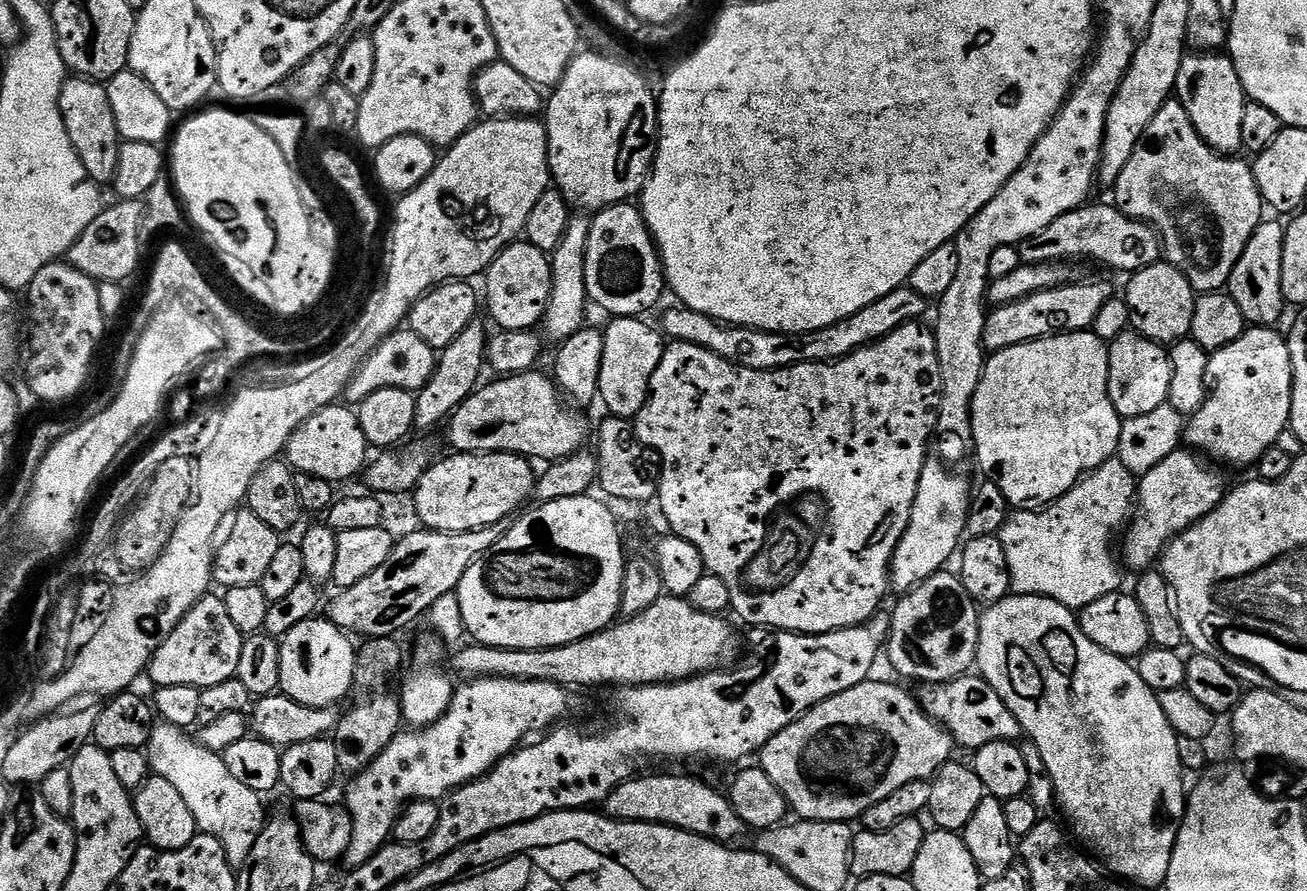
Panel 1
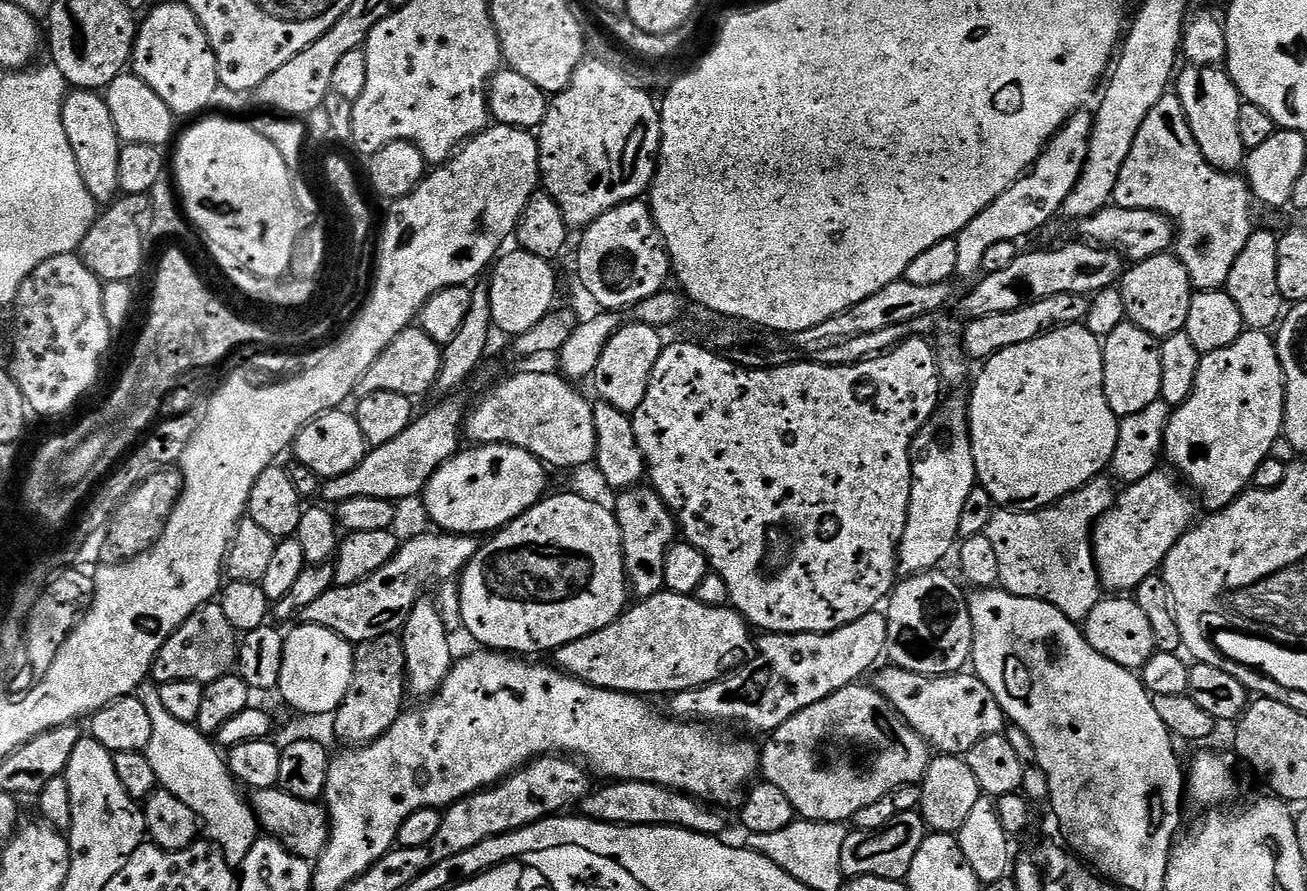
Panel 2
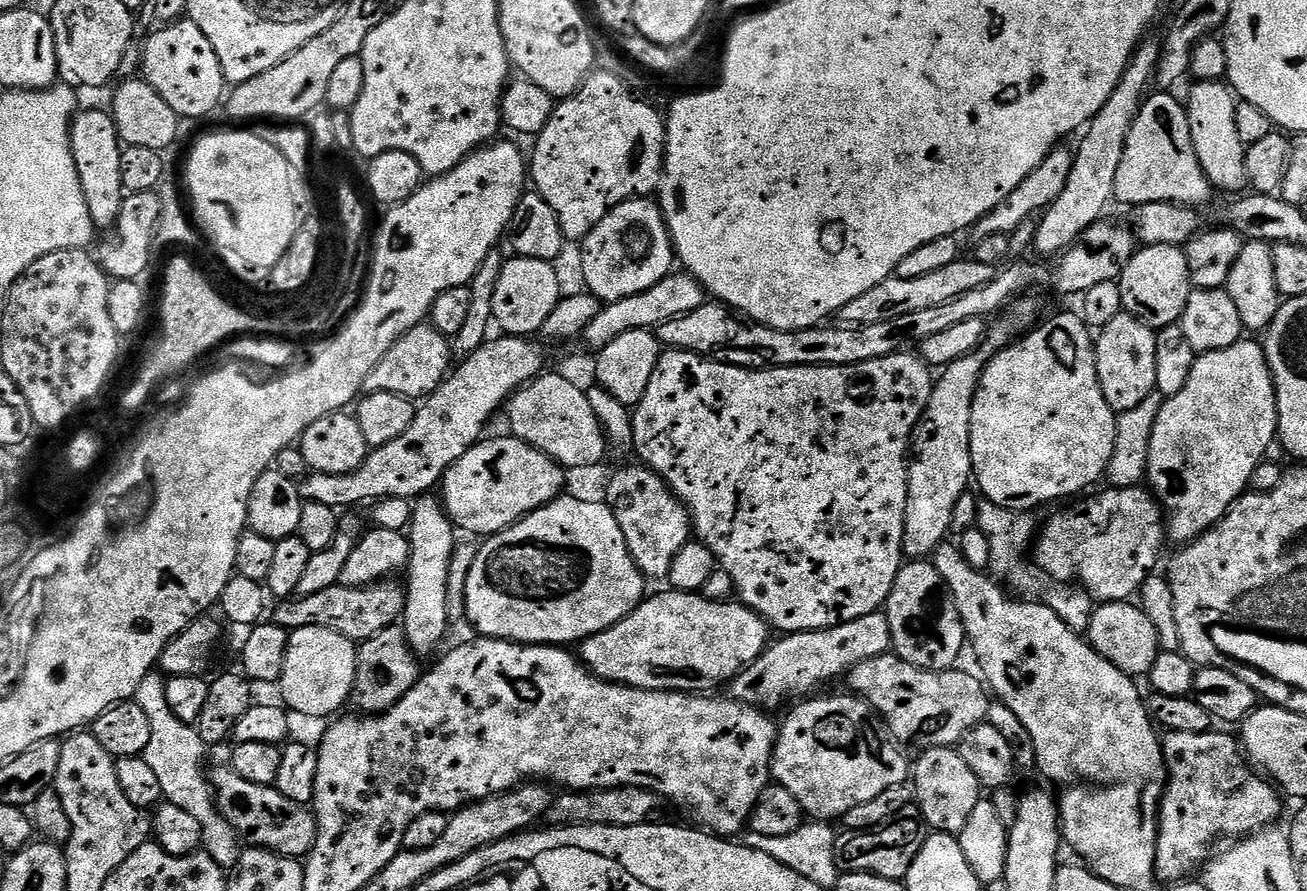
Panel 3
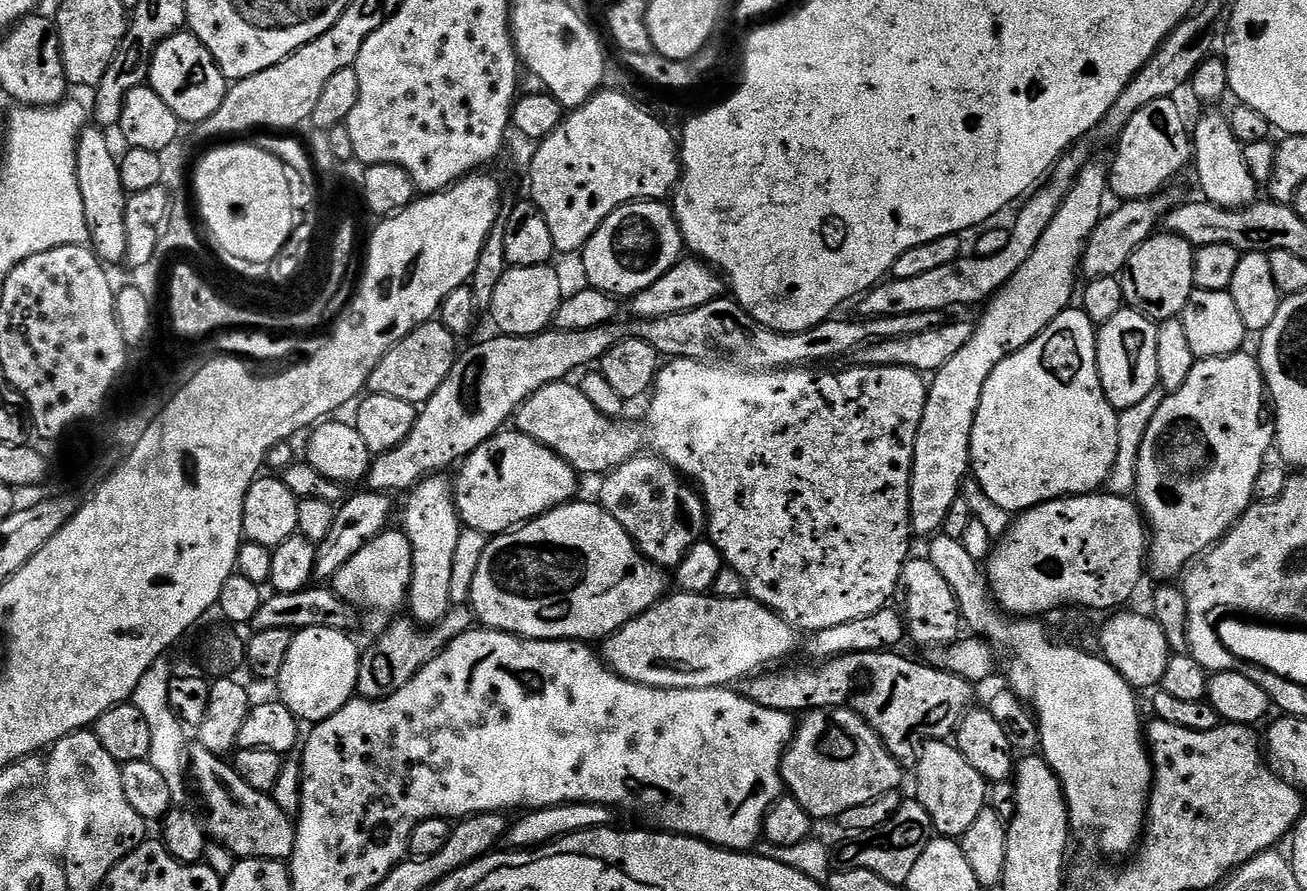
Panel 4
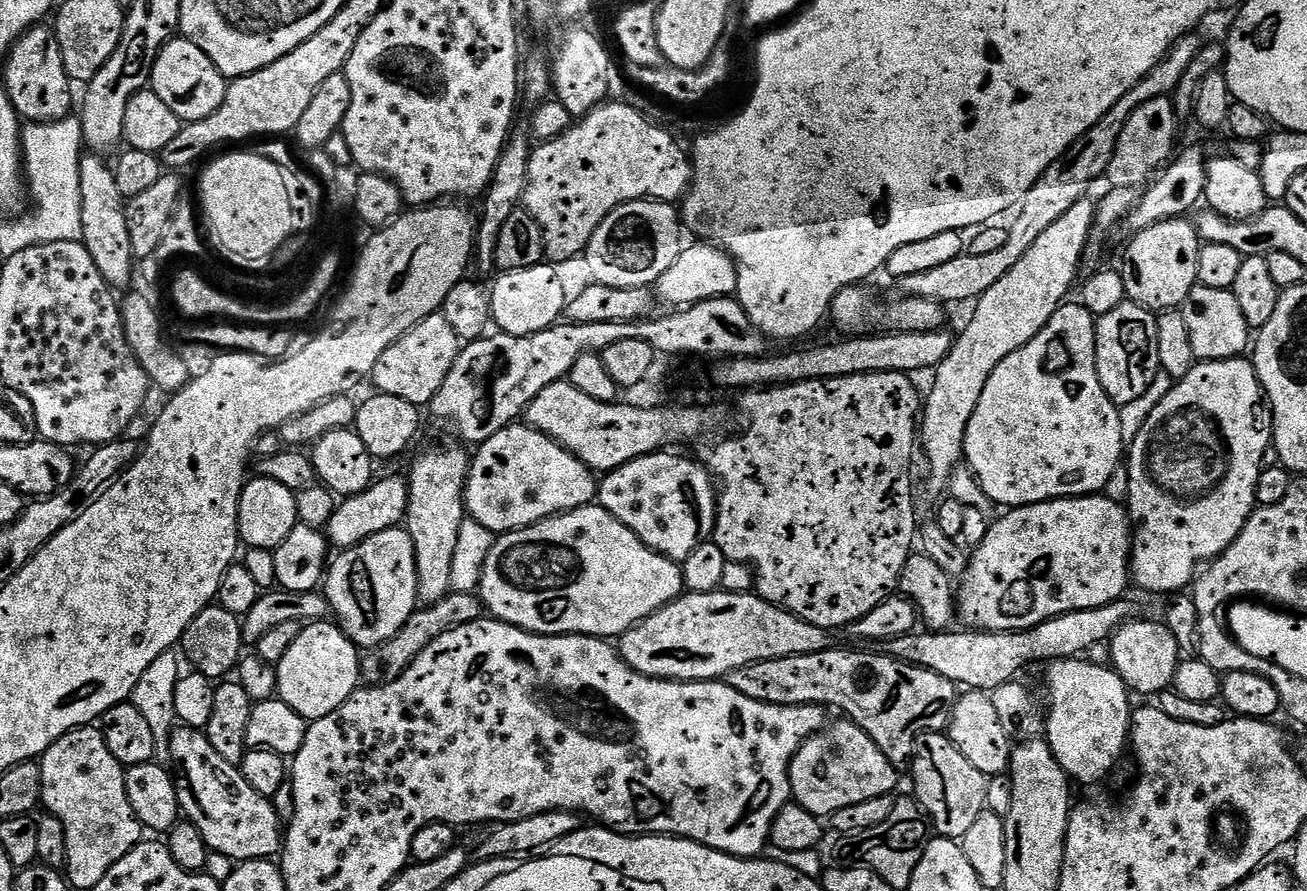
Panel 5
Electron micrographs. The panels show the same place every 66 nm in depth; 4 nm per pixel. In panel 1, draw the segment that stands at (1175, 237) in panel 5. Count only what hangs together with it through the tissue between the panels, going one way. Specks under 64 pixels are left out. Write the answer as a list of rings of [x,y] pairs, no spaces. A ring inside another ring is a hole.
[[[1157,262],[1146,266],[1141,272],[1131,273],[1128,293],[1123,300],[1129,306],[1129,325],[1147,340],[1171,346],[1183,340],[1192,331],[1194,306],[1198,299],[1192,283],[1173,264]]]

